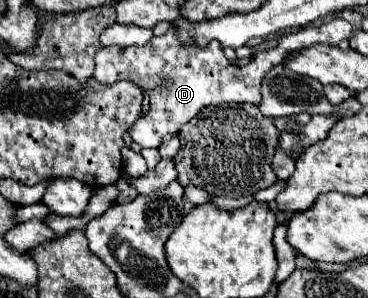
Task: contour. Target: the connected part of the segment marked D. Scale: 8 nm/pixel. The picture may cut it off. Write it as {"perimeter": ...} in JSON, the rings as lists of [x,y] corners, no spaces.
{"perimeter":[[[340,17],[330,23],[322,23],[318,27],[308,25],[296,33],[286,35],[276,49],[262,51],[250,59],[246,67],[234,67],[218,41],[210,41],[204,49],[198,45],[180,45],[176,27],[170,27],[166,35],[152,37],[152,41],[144,47],[102,47],[96,53],[96,71],[94,79],[104,85],[112,85],[120,79],[130,79],[146,89],[150,95],[150,111],[138,119],[128,131],[132,139],[142,147],[160,147],[164,135],[178,133],[178,127],[188,123],[202,107],[222,105],[222,103],[254,103],[258,105],[262,99],[260,87],[268,71],[276,65],[282,65],[288,59],[288,53],[298,53],[304,47],[312,45],[330,45],[338,47],[340,41],[352,37],[352,25]]]}

